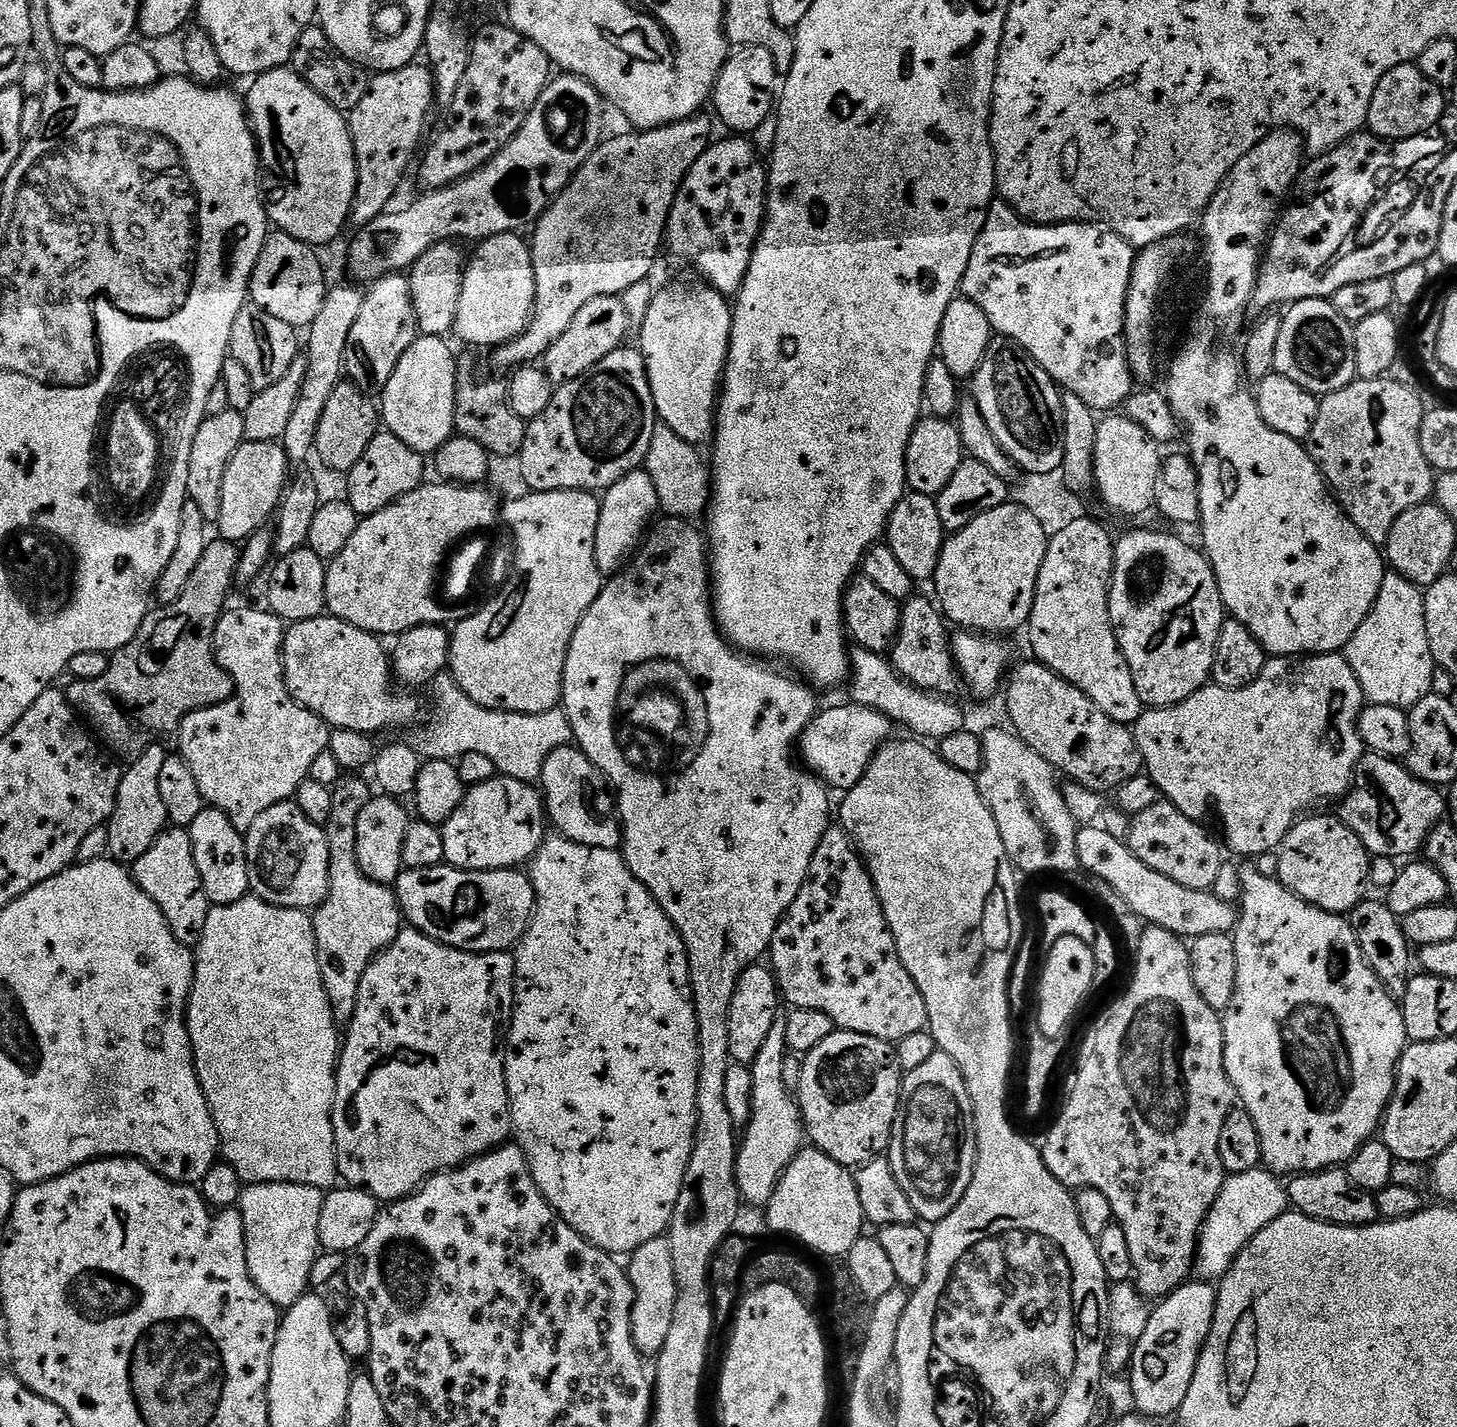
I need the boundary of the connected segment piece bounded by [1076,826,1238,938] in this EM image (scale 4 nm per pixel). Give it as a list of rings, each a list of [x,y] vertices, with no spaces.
[[[1084,826],[1076,833],[1076,849],[1080,859],[1079,867],[1085,868],[1092,878],[1106,882],[1122,896],[1128,912],[1141,916],[1145,925],[1165,928],[1181,938],[1195,938],[1202,934],[1231,933],[1236,927],[1238,908],[1231,900],[1218,898],[1209,890],[1199,892],[1190,886],[1181,886],[1174,878],[1150,870],[1128,849],[1127,843],[1112,832],[1099,826]]]

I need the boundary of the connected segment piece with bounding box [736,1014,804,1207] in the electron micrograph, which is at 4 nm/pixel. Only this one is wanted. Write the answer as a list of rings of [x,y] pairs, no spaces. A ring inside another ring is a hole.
[[[786,1015],[774,1018],[769,1035],[758,1058],[752,1065],[752,1116],[745,1125],[746,1134],[741,1137],[736,1158],[736,1183],[741,1197],[748,1203],[760,1207],[767,1205],[780,1180],[804,1144],[804,1127],[800,1115],[799,1103],[791,1089],[785,1086],[782,1069],[788,1055],[785,1046]]]

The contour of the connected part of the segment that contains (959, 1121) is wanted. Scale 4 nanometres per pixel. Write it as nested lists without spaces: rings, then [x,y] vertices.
[[[938,1050],[918,1070],[903,1077],[900,1111],[896,1113],[886,1155],[892,1163],[894,1178],[898,1178],[898,1186],[906,1190],[906,1198],[910,1198],[910,1206],[914,1206],[921,1221],[942,1221],[962,1202],[976,1169],[976,1123],[964,1075],[952,1056]]]

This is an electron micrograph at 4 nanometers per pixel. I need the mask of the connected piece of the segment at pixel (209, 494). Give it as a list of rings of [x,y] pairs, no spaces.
[[[229,410],[205,416],[202,426],[198,426],[198,434],[194,434],[194,442],[190,446],[190,478],[186,478],[188,499],[202,510],[202,518],[209,522],[215,522],[218,514],[222,514],[222,482],[226,482],[226,466],[230,466],[230,458],[234,458],[244,443],[243,412]]]

